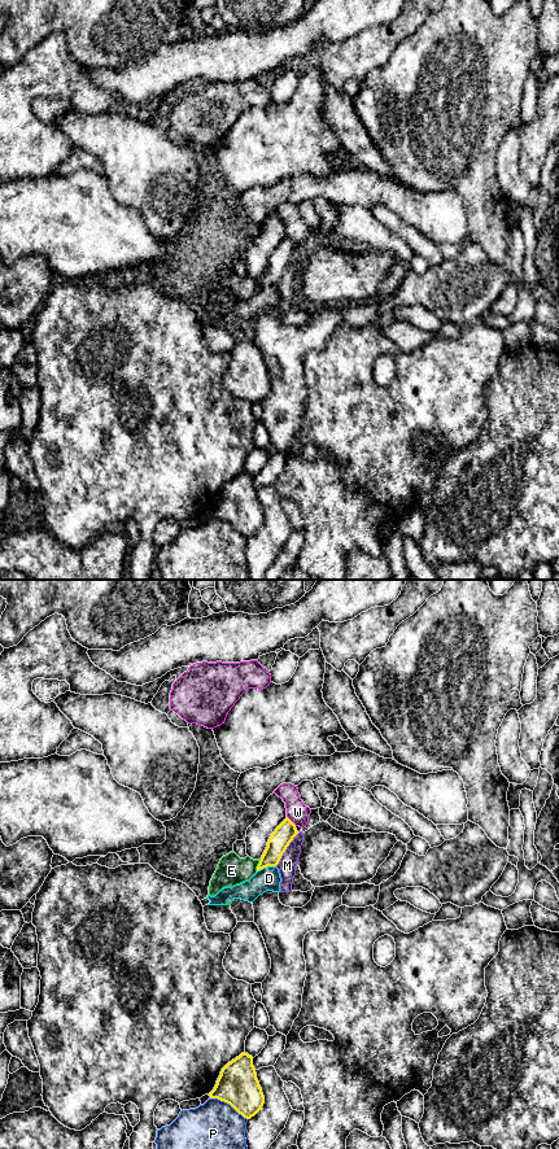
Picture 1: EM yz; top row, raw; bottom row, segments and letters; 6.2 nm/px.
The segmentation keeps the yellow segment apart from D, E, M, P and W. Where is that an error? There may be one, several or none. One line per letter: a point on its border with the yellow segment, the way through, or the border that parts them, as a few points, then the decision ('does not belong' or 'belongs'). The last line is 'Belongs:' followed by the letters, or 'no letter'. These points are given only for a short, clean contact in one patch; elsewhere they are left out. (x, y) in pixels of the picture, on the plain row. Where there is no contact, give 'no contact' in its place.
D: contact yz (266, 285); does not belong
E: contact yz (258, 284); border yz (261, 278), (256, 289); does not belong
M: contact yz (285, 267); border yz (298, 252), (275, 284); does not belong
P: contact yz (228, 521); does not belong
W: contact yz (291, 240); border yz (287, 235), (296, 244); does not belong
Belongs: no letter

